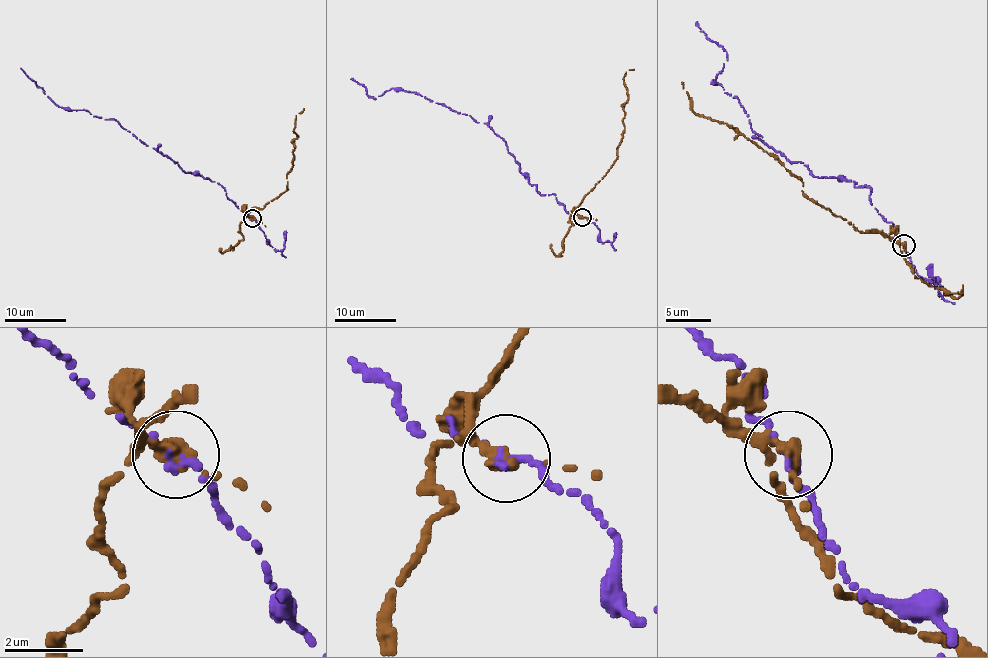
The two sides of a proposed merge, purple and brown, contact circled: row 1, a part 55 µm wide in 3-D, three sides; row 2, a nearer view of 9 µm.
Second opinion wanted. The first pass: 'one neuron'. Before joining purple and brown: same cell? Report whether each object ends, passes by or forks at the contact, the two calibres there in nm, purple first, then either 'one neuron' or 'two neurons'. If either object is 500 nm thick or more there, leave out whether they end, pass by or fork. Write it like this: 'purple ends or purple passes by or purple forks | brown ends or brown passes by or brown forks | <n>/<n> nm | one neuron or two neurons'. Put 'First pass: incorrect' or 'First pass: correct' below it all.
purple ends | brown passes by | 320/320 nm | two neurons
First pass: incorrect

